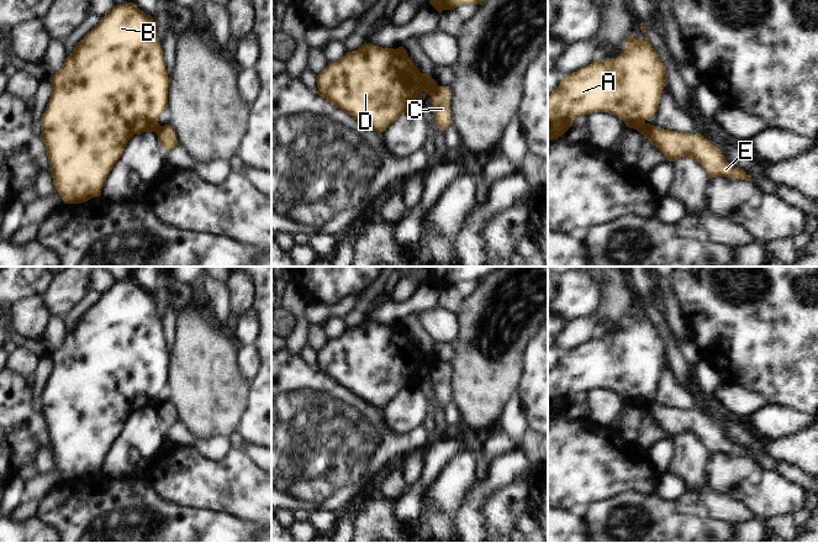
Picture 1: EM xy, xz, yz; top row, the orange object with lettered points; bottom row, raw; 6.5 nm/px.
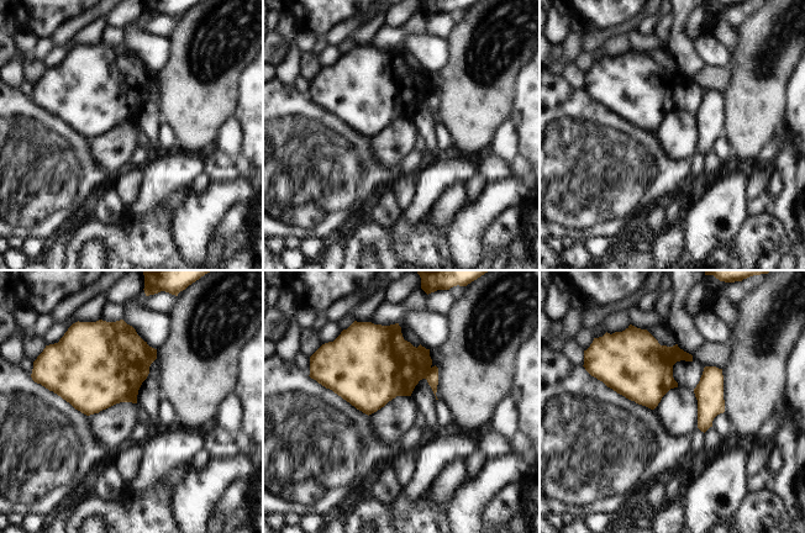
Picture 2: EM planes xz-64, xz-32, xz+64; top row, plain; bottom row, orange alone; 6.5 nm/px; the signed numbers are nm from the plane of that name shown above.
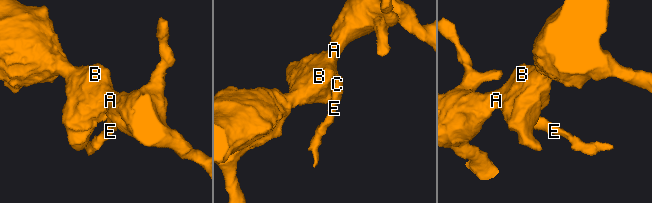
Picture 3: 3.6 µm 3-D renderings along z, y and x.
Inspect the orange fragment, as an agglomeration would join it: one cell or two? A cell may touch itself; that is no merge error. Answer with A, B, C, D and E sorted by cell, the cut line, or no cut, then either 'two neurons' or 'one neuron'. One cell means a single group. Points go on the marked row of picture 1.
A B D / C E; cut in yz along (653, 126), (643, 133); two neurons

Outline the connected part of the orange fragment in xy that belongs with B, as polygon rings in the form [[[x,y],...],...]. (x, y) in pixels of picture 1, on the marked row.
[[[133,2],[116,5],[76,44],[62,69],[49,78],[52,96],[42,114],[41,139],[46,147],[54,189],[64,204],[81,204],[101,195],[102,185],[128,141],[142,132],[158,132],[158,118],[168,106],[168,77],[157,25]]]

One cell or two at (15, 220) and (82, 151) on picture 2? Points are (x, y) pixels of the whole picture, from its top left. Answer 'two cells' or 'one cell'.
one cell

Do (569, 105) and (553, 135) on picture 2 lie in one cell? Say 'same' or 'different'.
same

